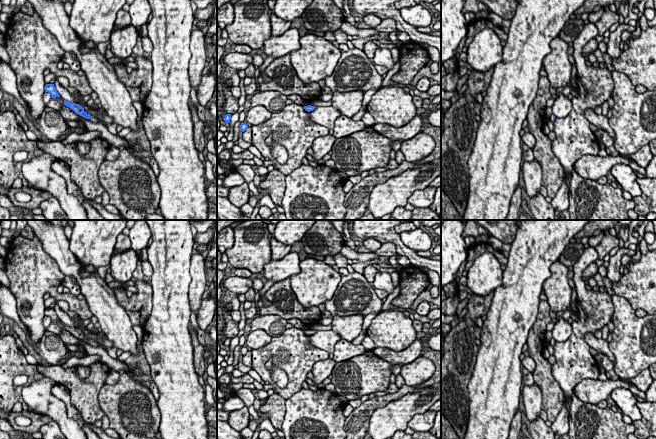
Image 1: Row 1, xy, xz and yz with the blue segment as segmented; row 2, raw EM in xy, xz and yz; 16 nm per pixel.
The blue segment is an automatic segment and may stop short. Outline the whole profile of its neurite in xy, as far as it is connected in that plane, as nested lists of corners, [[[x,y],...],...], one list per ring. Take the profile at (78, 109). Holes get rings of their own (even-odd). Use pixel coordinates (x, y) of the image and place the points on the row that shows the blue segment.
[[[64,100],[64,104],[65,106],[69,107],[71,110],[73,110],[76,114],[88,119],[89,121],[91,121],[92,123],[98,123],[98,120],[90,115],[90,114],[87,114],[85,111],[84,111],[84,108],[82,106],[80,106],[79,104],[76,104],[76,103],[70,103],[69,101],[66,101]]]

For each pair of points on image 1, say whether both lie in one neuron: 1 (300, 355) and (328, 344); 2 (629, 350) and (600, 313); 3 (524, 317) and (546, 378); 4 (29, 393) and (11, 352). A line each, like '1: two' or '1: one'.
1: two
2: two
3: two
4: two

